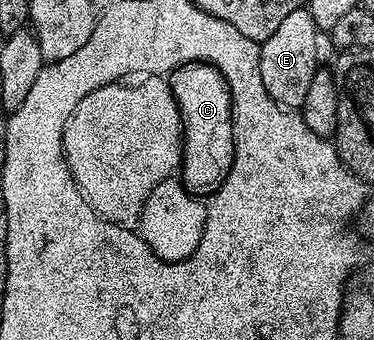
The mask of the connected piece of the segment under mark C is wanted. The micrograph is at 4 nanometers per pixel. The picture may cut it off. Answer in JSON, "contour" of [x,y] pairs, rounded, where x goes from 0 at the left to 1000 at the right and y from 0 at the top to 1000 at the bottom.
{"contour":[[[548,179],[468,197],[447,224],[447,238],[492,371],[487,535],[511,574],[564,579],[586,559],[594,532],[604,532],[620,497],[636,409],[626,382],[620,279],[610,271],[610,241],[580,197]]]}

